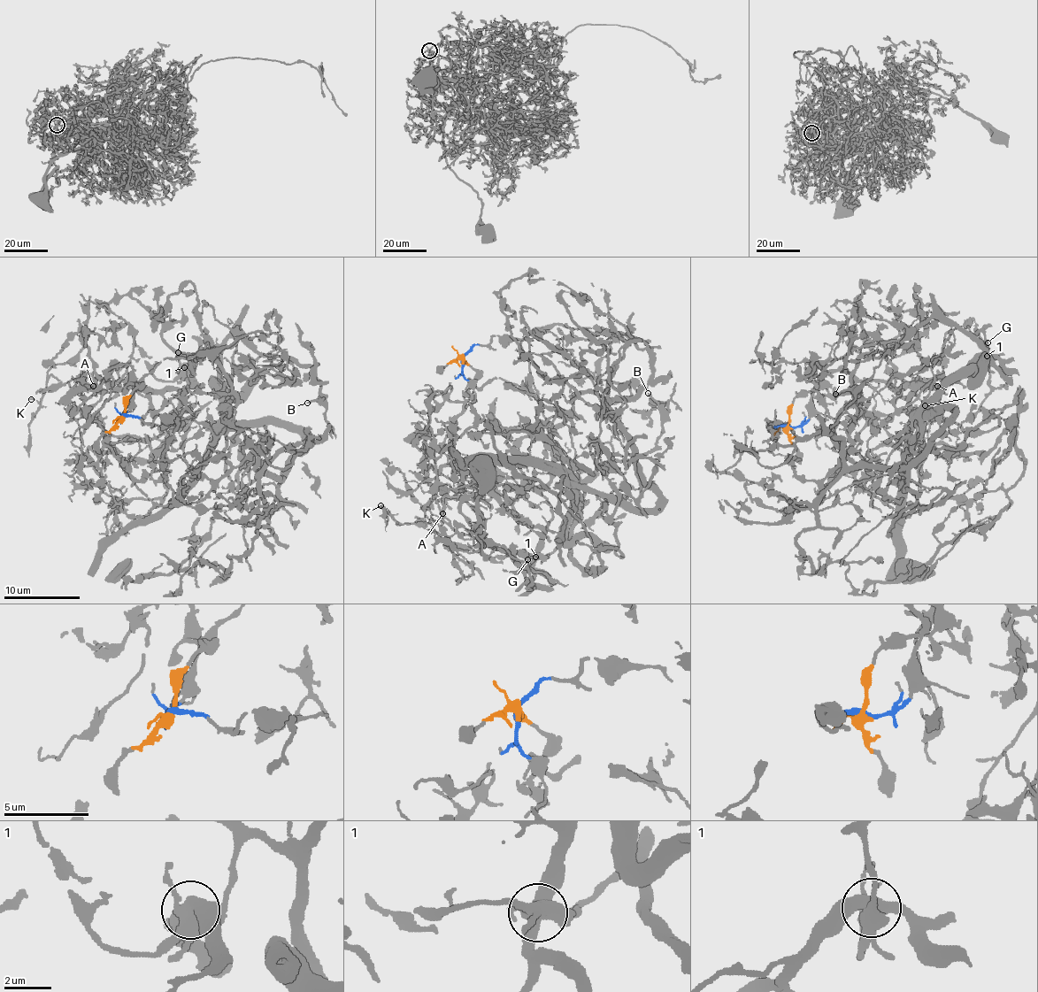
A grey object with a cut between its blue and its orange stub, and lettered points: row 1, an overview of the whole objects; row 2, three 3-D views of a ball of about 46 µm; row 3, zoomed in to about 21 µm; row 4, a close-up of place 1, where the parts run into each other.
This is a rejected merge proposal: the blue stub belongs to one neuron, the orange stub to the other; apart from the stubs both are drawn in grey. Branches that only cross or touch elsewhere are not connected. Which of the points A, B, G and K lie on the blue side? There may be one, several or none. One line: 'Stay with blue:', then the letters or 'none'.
Stay with blue: B, G, K

